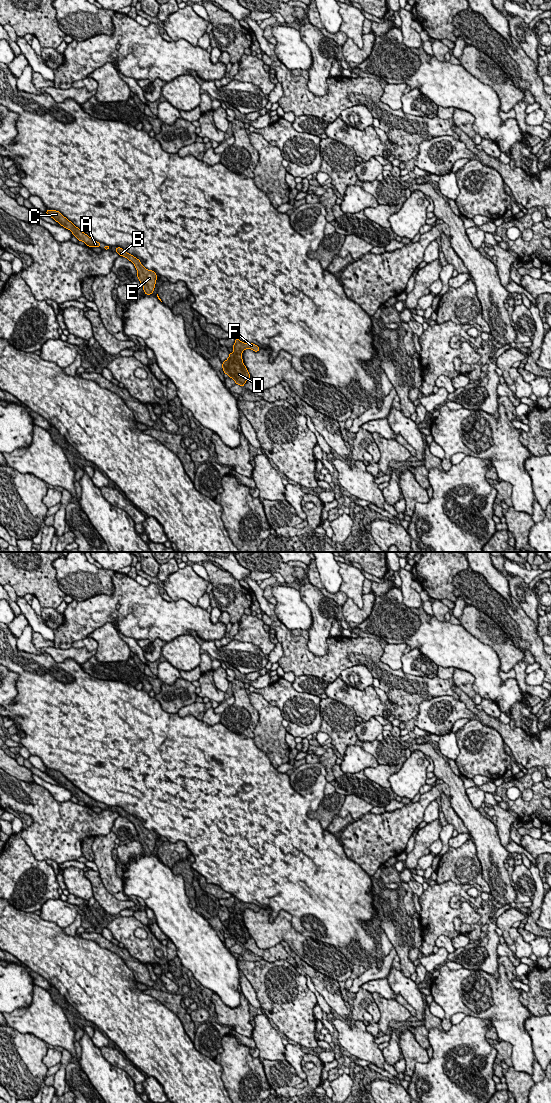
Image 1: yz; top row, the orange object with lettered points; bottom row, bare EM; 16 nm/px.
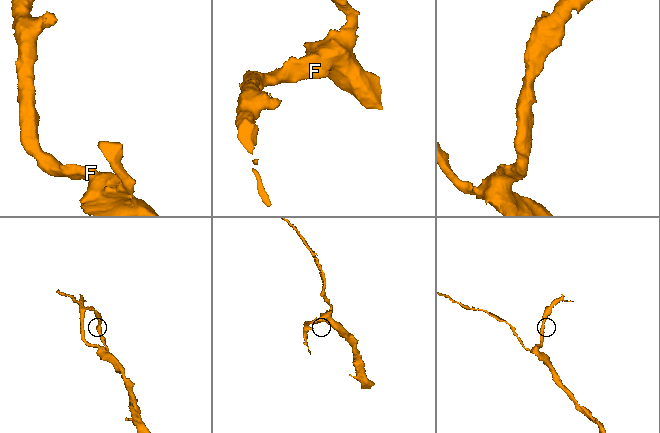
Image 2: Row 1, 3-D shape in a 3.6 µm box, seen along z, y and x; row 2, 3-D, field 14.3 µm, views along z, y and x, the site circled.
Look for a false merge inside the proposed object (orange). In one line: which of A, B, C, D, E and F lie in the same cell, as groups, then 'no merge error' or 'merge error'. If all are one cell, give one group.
A B C D E F; no merge error

